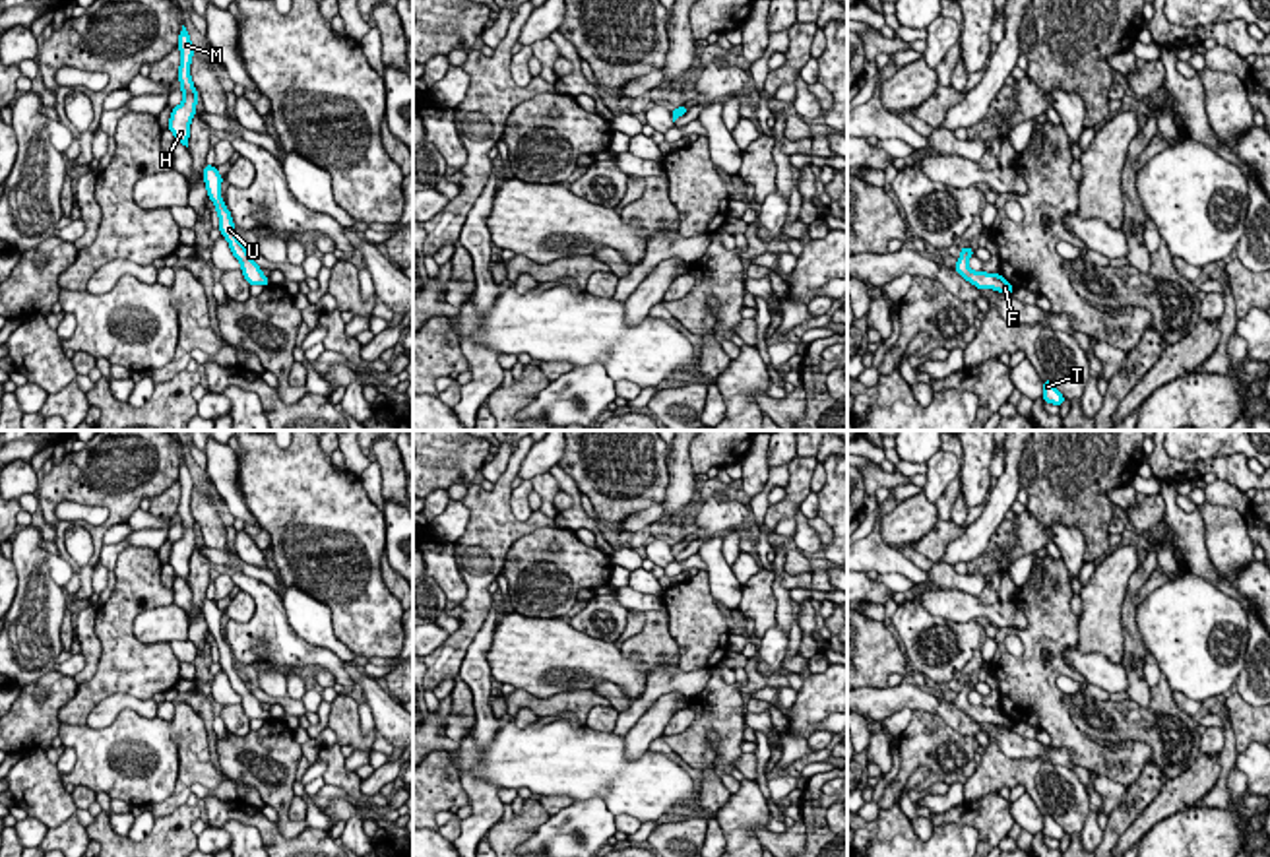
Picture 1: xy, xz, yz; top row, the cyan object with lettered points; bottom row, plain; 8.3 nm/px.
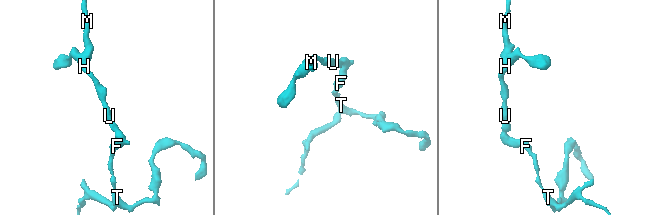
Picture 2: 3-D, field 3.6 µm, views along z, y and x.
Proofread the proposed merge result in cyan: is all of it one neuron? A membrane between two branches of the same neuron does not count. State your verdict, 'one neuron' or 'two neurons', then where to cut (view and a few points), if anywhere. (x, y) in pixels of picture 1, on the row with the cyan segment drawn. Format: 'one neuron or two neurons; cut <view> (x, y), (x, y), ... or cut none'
one neuron; cut none

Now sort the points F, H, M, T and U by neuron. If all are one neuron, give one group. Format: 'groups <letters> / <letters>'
groups F H M T U

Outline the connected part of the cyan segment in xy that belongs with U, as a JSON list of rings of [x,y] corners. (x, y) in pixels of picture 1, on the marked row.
[[[207,165],[204,167],[204,182],[207,188],[207,196],[211,198],[217,215],[219,215],[219,231],[227,238],[233,256],[242,264],[242,275],[248,281],[248,285],[270,285],[270,277],[266,277],[260,270],[260,266],[248,256],[246,246],[237,238],[235,225],[231,211],[221,200],[221,182],[223,176],[217,173],[215,167]]]

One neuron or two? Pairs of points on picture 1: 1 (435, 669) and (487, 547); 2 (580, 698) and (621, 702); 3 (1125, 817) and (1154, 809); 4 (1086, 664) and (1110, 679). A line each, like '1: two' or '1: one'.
1: one
2: two
3: two
4: one

